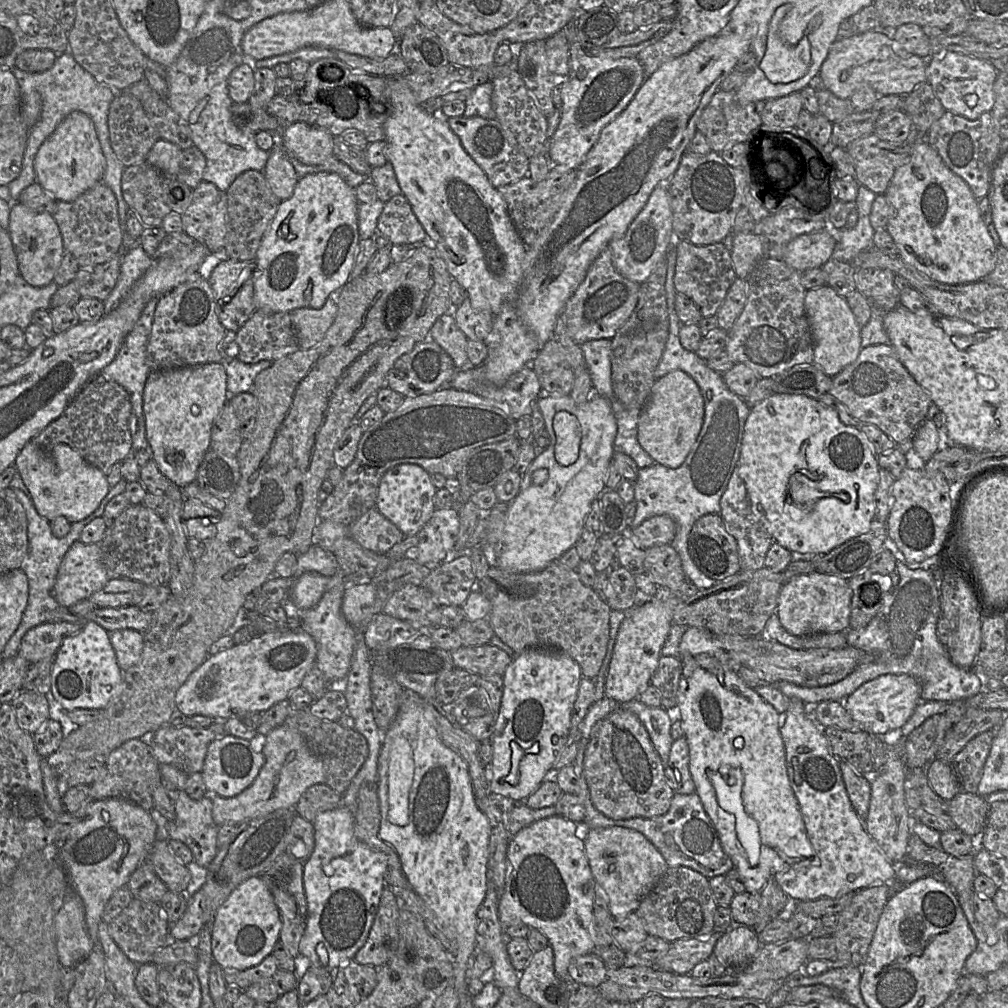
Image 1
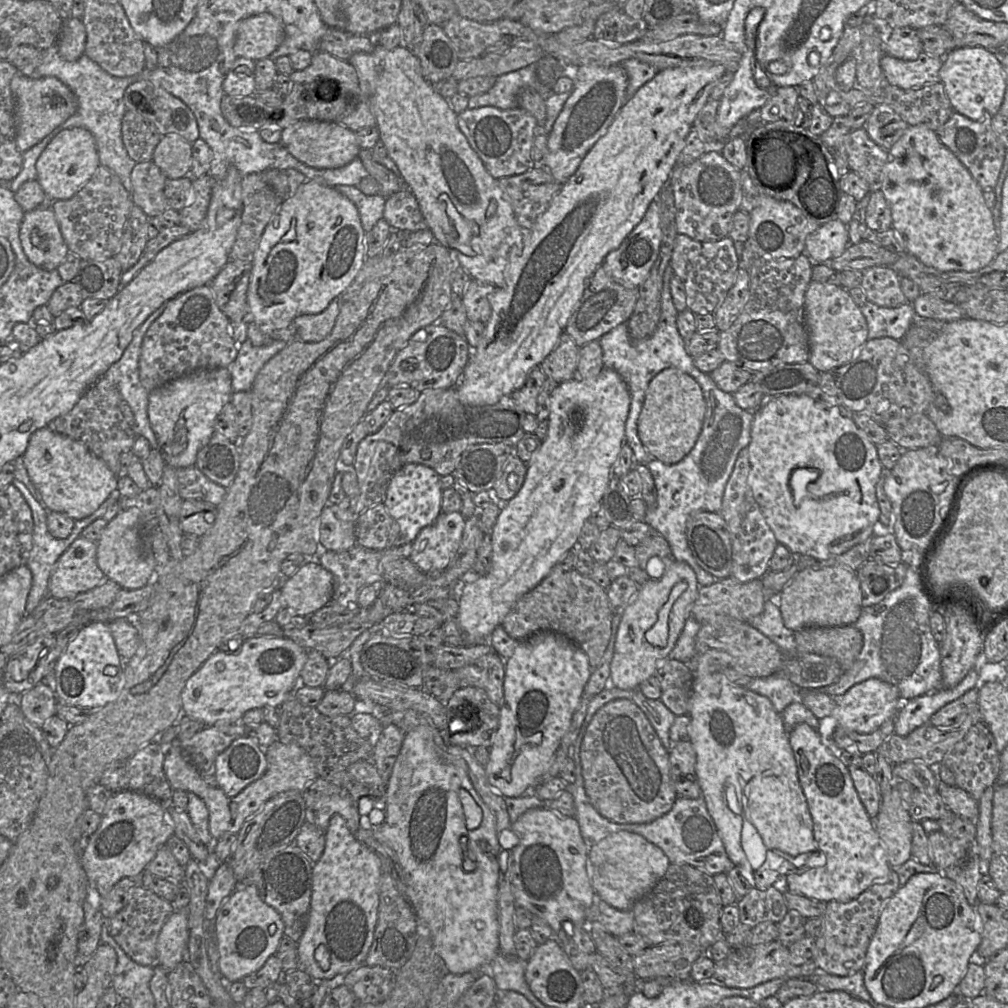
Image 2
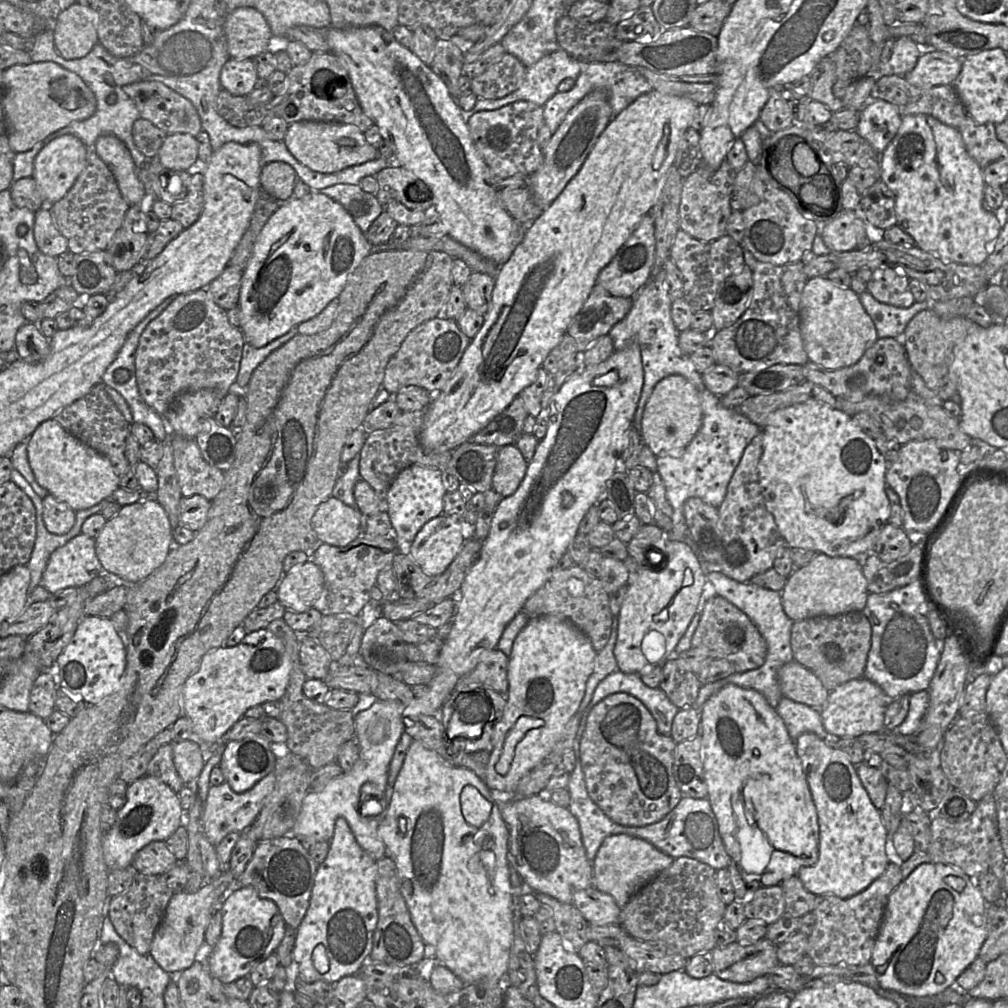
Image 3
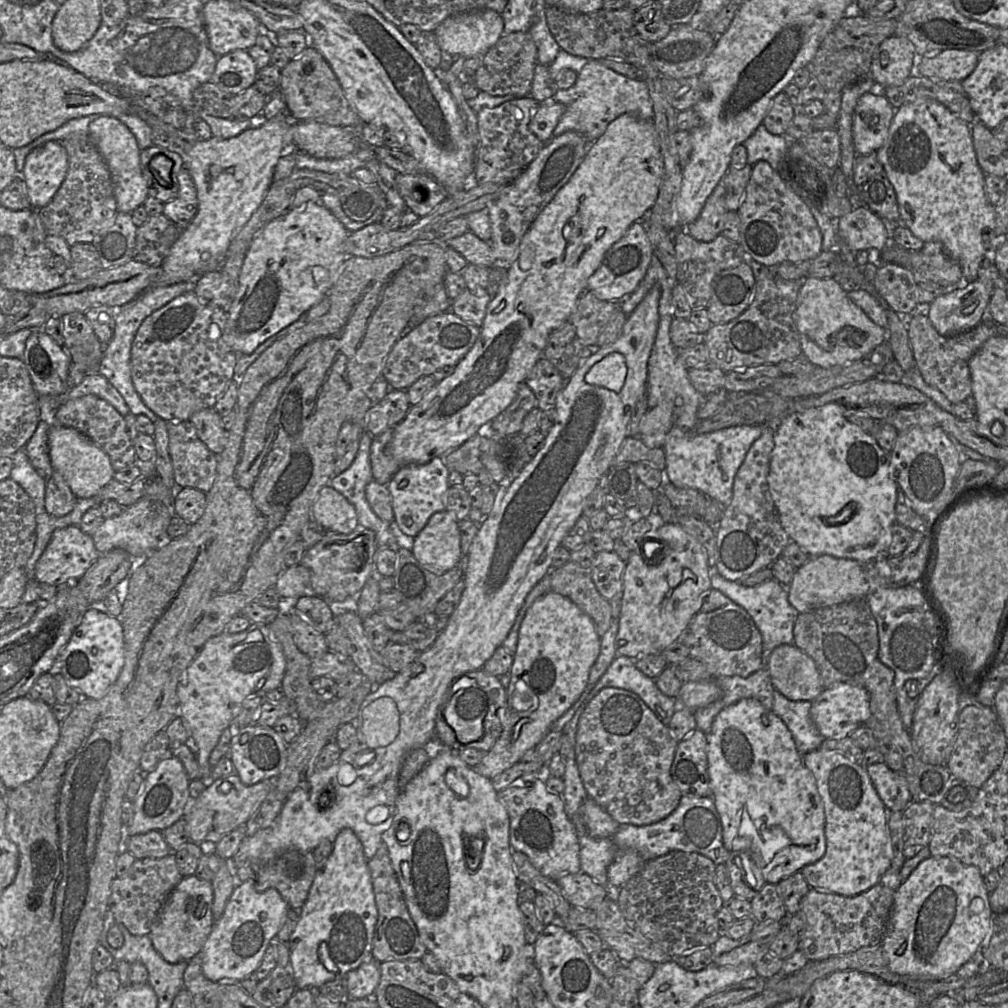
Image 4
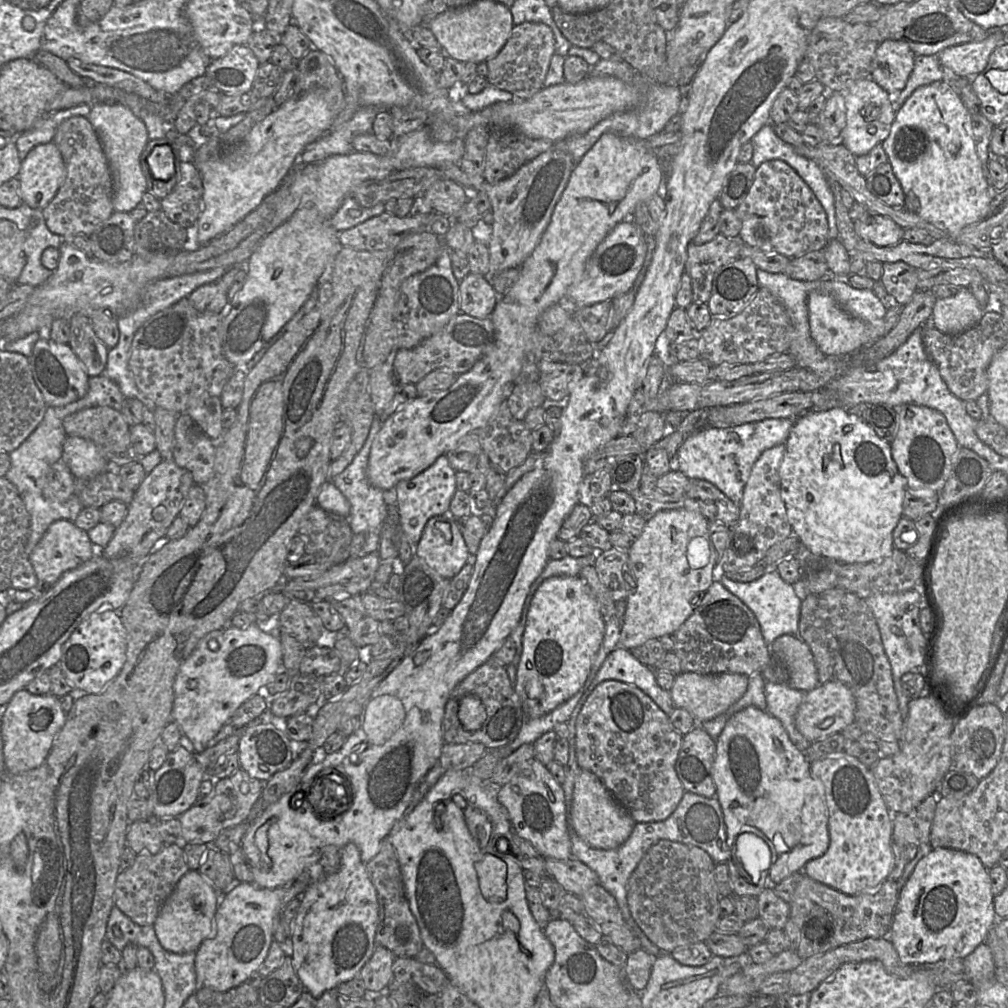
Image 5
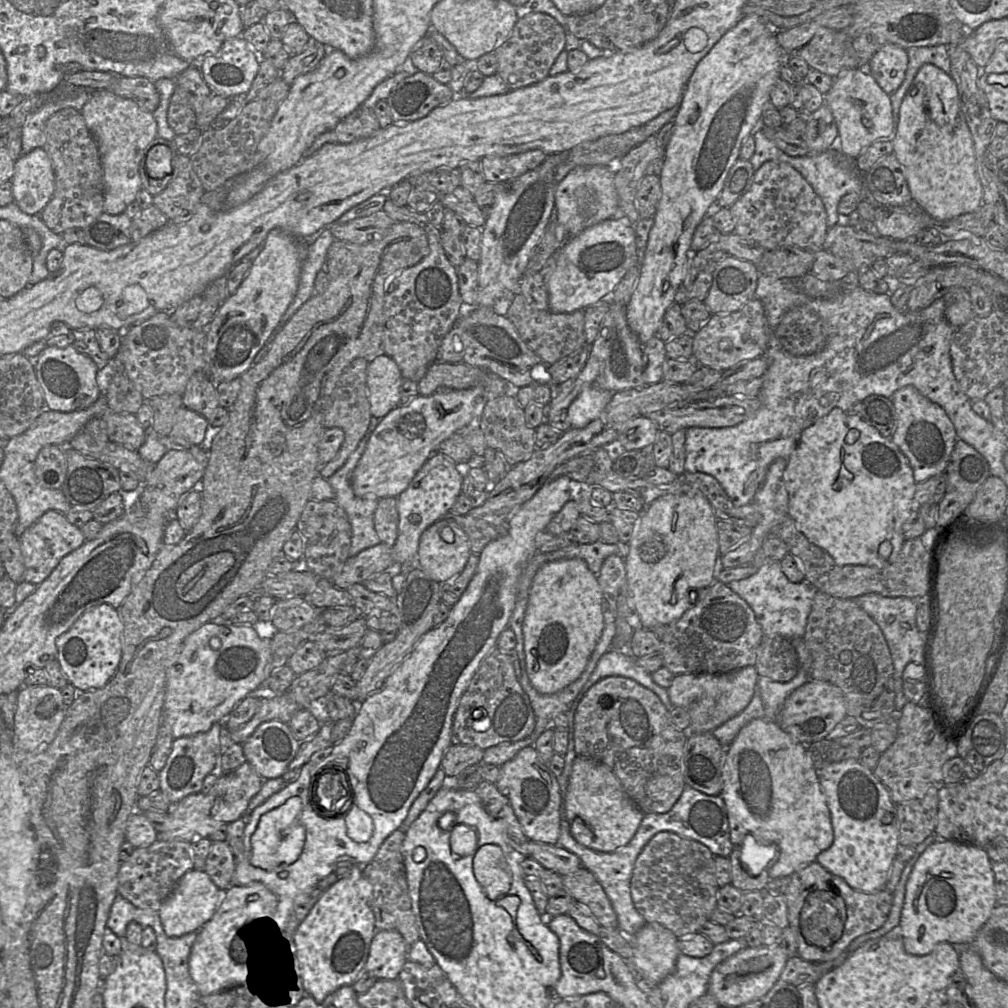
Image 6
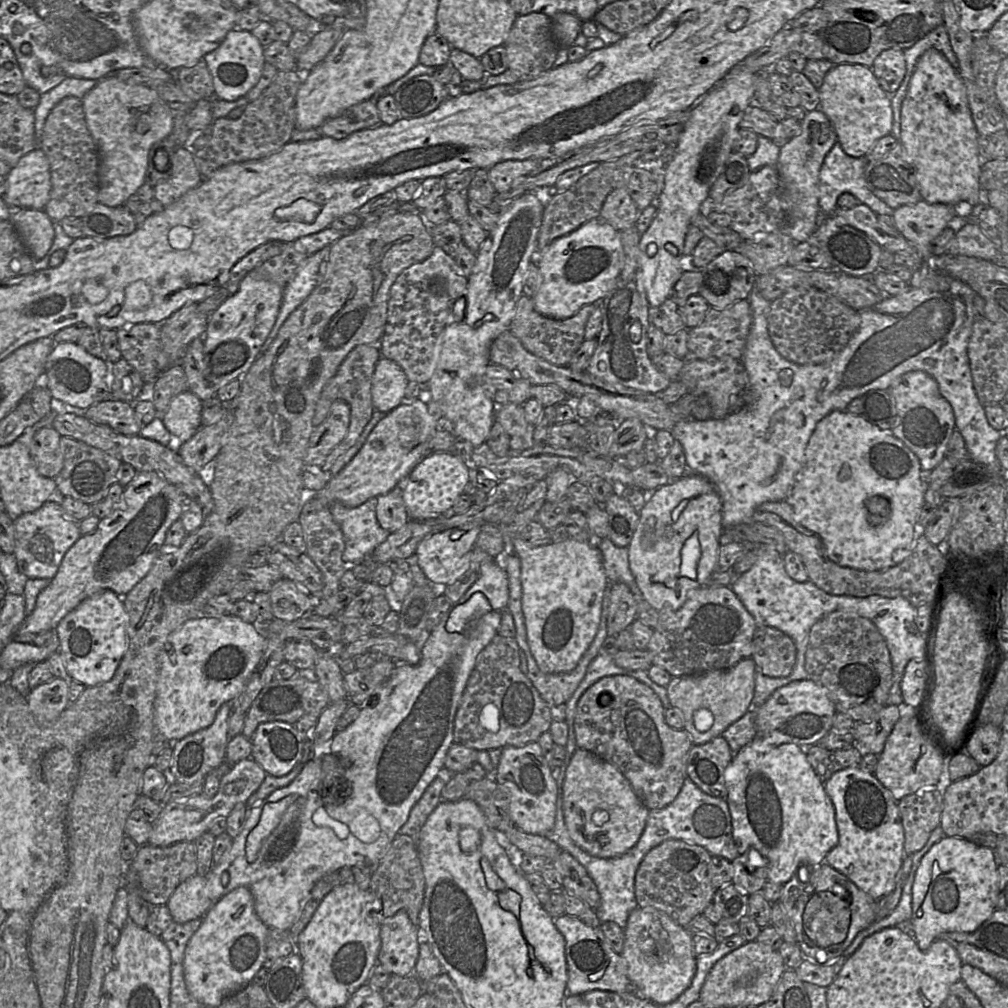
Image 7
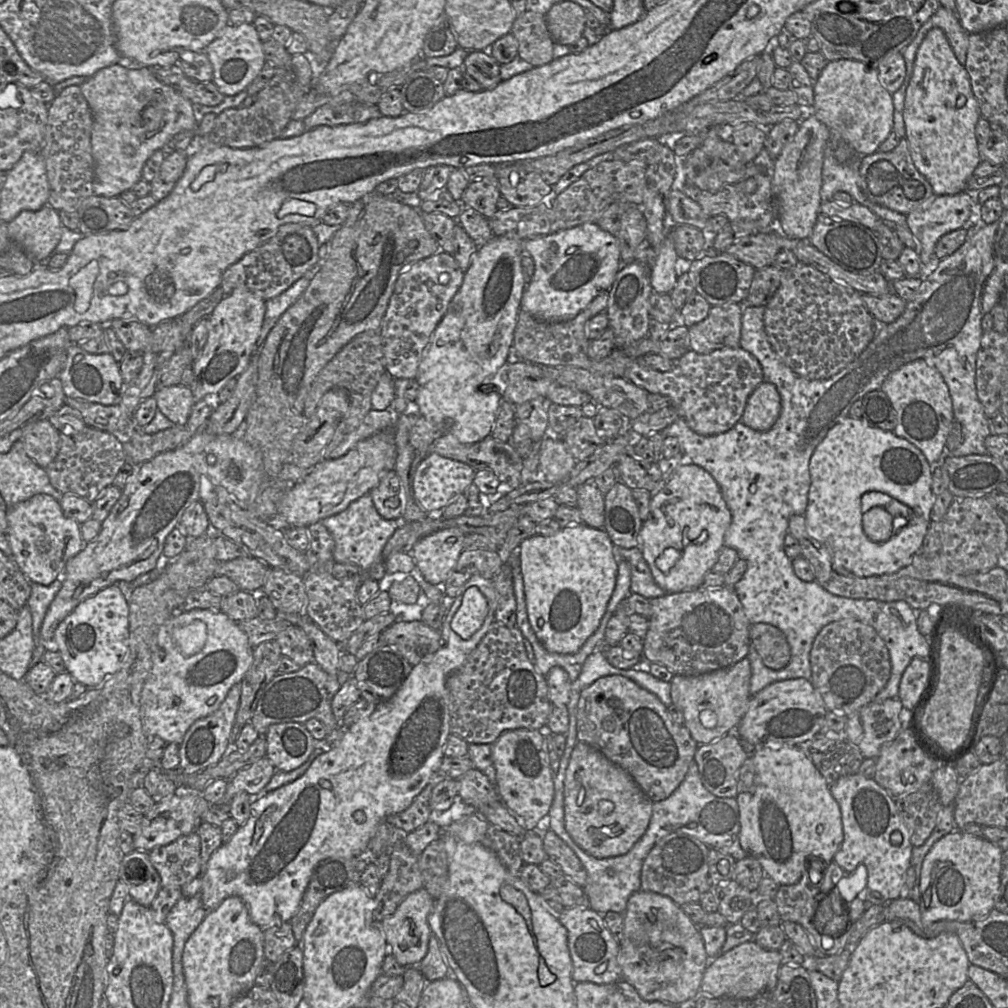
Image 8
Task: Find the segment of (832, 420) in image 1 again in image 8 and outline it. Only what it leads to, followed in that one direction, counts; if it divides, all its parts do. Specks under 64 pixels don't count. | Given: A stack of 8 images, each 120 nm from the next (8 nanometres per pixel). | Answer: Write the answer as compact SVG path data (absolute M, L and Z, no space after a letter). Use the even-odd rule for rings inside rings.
M847 416L834 425L815 448L809 461L809 472L810 487L804 513L808 532L827 548L838 566L856 576L868 577L895 573L912 562L913 556L923 544L936 498L931 490L932 465L916 446L896 436L893 431L872 427L862 418ZM870 491L884 492L912 510L907 525L883 543L870 540L862 527L861 498Z

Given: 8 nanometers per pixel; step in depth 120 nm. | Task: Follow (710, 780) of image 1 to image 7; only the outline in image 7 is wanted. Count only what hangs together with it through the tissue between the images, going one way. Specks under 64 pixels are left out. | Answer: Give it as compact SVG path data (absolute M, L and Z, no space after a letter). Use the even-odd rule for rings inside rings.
M757 736L749 744L734 753L727 766L724 779L727 788L726 801L732 820L733 839L740 855L748 849L756 849L767 859L767 879L778 885L788 882L801 865L811 867L825 863L826 855L839 840L835 809L822 781L808 761L806 747L792 743L771 745Z

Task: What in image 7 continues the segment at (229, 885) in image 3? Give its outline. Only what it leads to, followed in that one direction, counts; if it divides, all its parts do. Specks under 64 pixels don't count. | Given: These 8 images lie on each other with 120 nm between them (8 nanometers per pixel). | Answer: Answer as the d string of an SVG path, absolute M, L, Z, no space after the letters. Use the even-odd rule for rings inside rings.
M195 874L177 886L166 906L173 920L183 924L203 918L213 903L207 895L206 877Z

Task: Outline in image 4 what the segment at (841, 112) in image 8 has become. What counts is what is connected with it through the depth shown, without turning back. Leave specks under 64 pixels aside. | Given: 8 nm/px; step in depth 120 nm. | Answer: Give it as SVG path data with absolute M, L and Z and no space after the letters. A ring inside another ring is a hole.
M870 91L859 98L852 125L853 141L858 155L877 152L885 144L894 115L894 107L882 91L878 94Z

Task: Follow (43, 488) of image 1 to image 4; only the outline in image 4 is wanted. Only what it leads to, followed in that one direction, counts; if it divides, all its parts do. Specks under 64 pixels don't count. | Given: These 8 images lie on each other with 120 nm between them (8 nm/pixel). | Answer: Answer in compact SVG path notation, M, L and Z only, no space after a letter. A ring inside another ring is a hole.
M53 423L48 432L48 448L53 470L63 476L77 499L94 497L113 479L115 471L108 455L90 438L72 427Z

